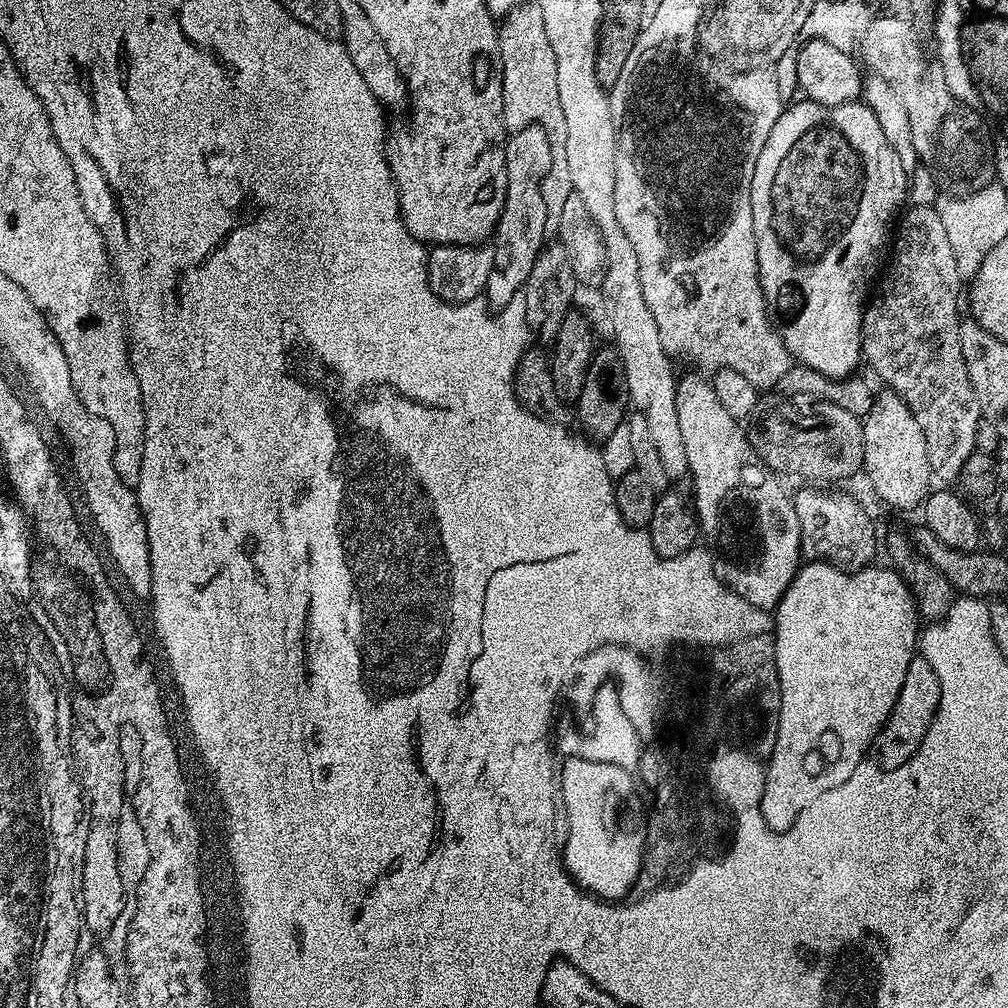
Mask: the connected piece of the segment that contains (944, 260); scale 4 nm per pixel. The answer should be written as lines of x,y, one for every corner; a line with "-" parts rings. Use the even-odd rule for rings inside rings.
918,205
909,207
908,210
908,213
905,211
899,217
900,229
897,232
895,229
894,232
896,253
888,268
888,277
881,282
880,293
877,296
875,293
864,309
860,351
866,364
888,383
885,385
894,390
896,395
904,397
913,418
918,426
922,426
922,434
926,434
926,450
933,477
937,481
955,481
962,470
962,462
966,462
966,458
970,458
970,454
976,451
976,435
982,419
980,403
974,394
974,386
970,386
960,345
962,316
956,299
959,296
961,299
962,281
958,274
958,262
954,258
954,246
935,207

